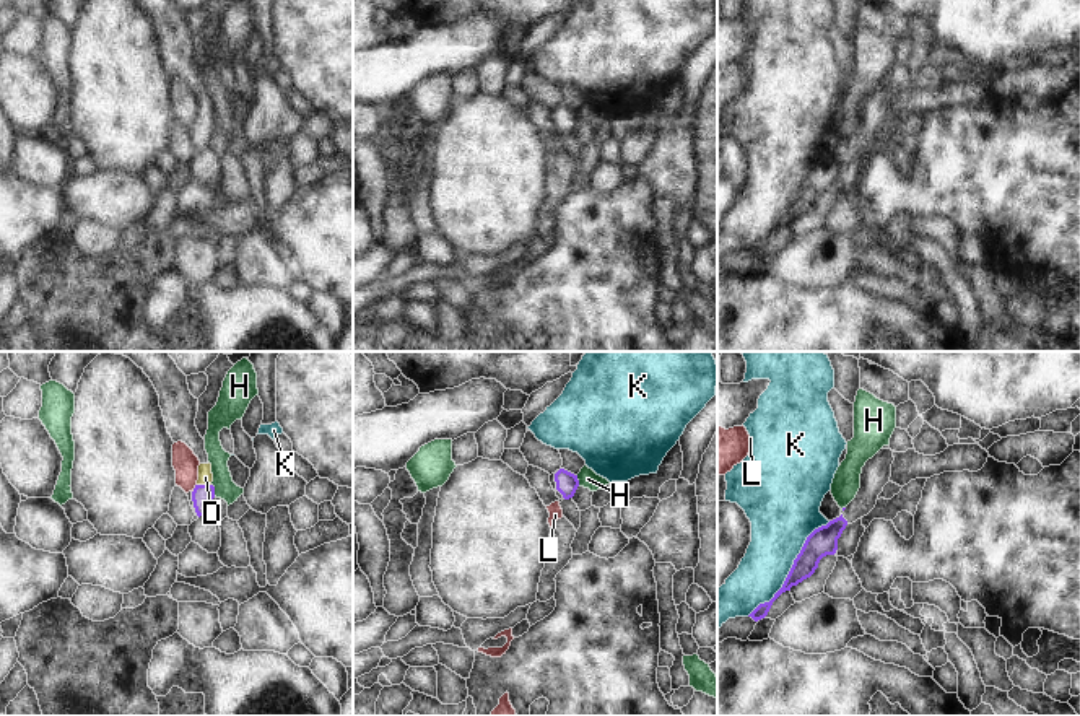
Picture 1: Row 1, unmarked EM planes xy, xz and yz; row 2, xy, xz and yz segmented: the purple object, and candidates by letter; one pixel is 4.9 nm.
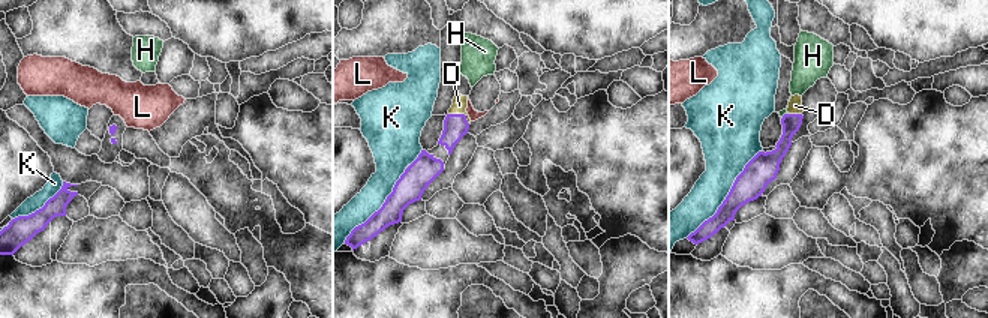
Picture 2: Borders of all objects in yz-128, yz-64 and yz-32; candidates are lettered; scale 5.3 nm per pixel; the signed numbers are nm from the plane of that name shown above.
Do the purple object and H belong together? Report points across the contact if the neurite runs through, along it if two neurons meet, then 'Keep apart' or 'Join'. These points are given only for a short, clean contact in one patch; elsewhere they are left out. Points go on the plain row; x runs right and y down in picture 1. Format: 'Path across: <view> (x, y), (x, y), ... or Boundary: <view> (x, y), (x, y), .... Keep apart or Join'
Boundary: xy (212, 119), (215, 130). Keep apart

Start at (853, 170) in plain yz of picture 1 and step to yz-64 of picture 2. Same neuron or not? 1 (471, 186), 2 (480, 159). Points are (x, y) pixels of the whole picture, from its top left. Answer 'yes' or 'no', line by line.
1: no
2: no

